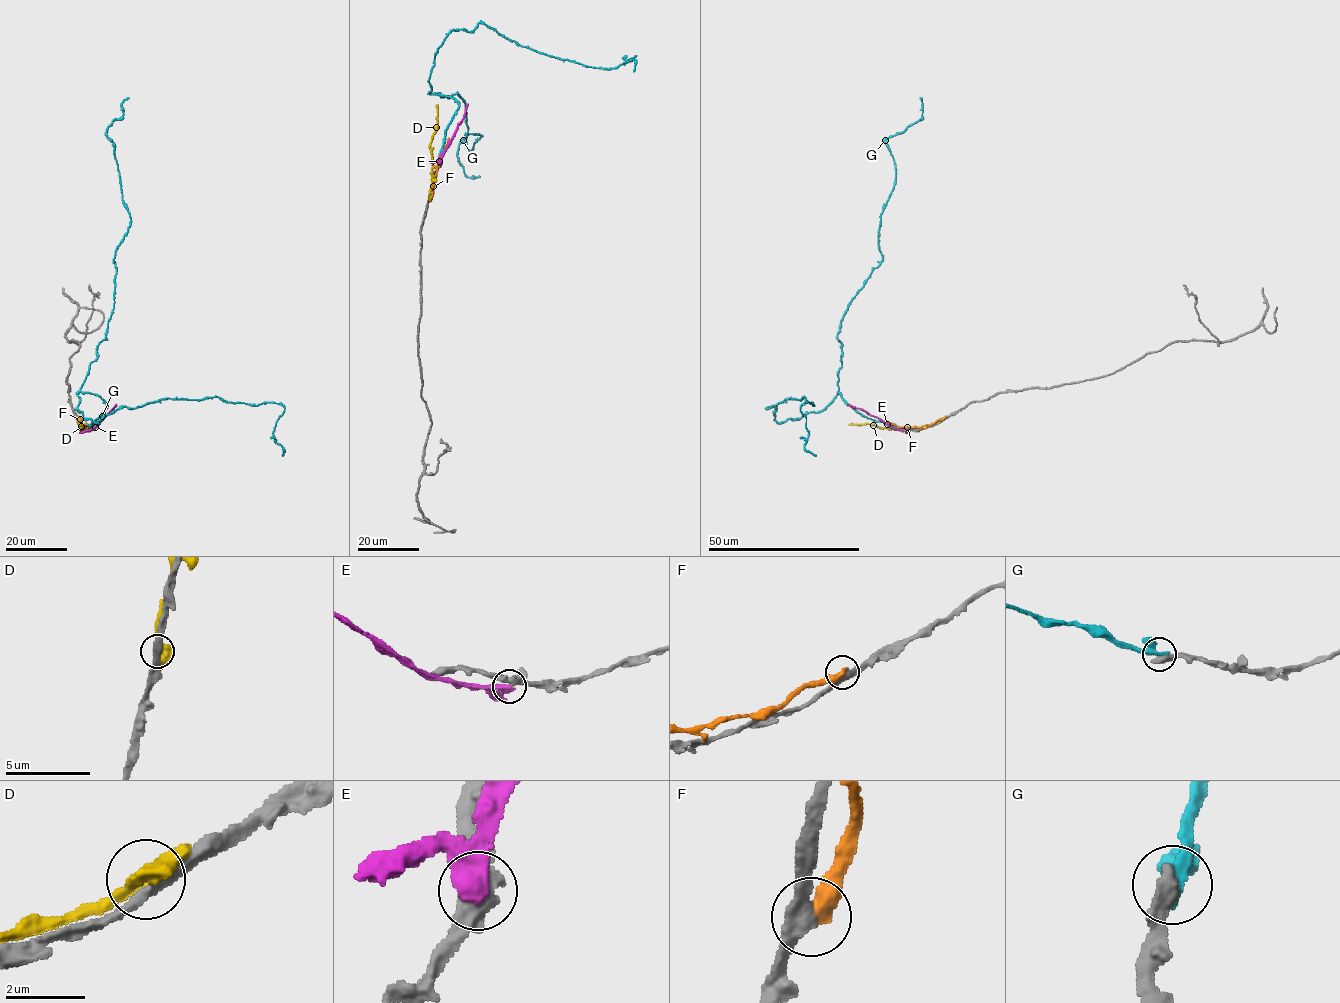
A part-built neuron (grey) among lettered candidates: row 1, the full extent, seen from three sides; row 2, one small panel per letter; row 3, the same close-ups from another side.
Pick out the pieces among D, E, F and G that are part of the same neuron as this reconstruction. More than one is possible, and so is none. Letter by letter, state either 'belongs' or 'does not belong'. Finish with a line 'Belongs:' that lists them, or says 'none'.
D: does not belong
E: does not belong
F: does not belong
G: does not belong
Belongs: none

